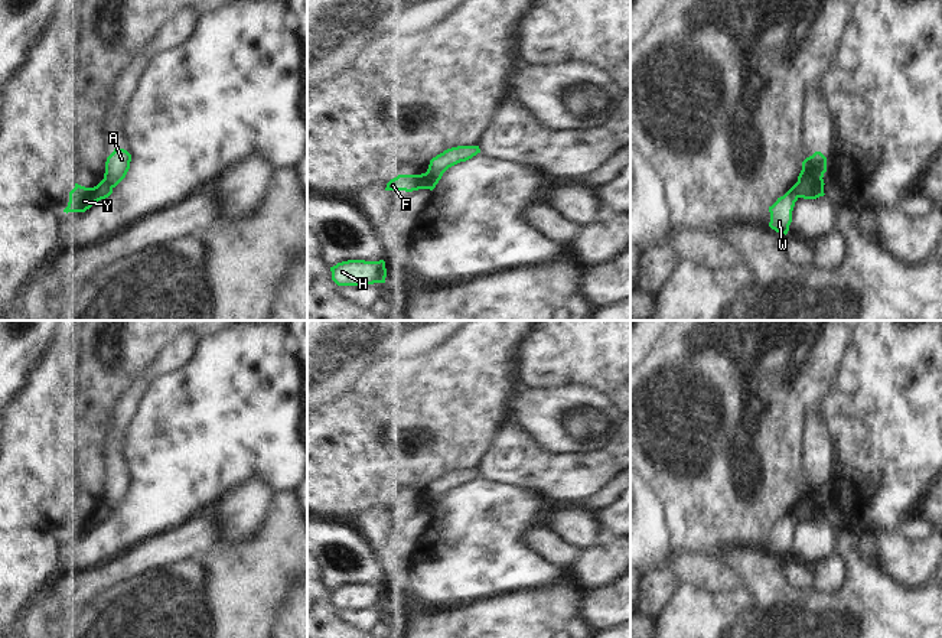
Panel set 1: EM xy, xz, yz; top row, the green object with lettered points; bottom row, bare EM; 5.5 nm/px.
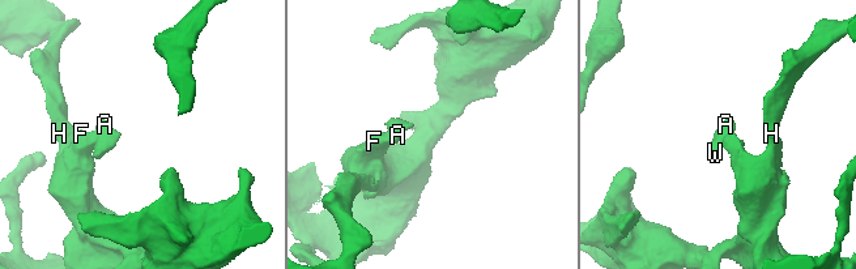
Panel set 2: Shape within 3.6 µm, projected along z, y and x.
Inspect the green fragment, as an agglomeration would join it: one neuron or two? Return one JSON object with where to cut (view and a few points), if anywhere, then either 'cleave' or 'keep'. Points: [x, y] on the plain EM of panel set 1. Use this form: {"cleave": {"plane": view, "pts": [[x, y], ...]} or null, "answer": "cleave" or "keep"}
{"cleave": {"plane": "yz", "pts": [[821, 501], [802, 503], [797, 508], [797, 518]]}, "answer": "cleave"}

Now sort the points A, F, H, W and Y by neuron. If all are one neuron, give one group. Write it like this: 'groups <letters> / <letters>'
groups A W / F H Y

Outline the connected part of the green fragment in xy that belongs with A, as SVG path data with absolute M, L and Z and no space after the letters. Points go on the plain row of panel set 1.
M114 472L107 481L104 502L111 511L115 511L130 492L131 478L124 472Z

